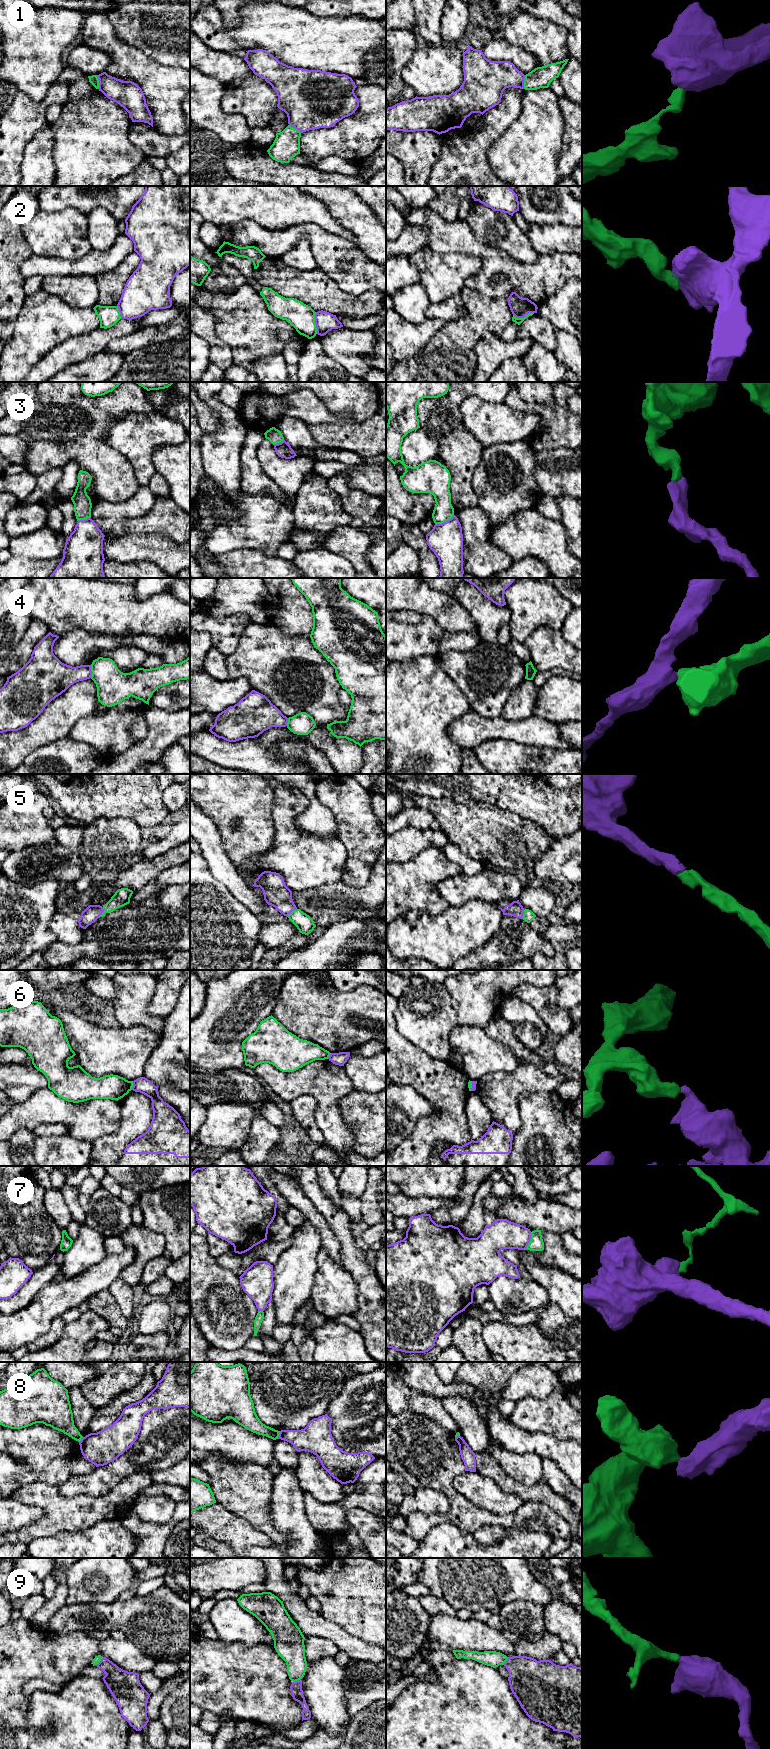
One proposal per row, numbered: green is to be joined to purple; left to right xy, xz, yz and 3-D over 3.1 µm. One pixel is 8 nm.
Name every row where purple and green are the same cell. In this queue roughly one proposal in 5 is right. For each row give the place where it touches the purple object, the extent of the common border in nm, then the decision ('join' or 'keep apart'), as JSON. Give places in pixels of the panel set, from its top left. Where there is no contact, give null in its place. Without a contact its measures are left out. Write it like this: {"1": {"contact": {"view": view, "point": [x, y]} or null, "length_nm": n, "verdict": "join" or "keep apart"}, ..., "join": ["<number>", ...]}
{"1": {"contact": {"view": "xy", "point": [99, 82]}, "length_nm": 110, "verdict": "keep apart"}, "2": {"contact": {"view": "xz", "point": [315, 323]}, "length_nm": 180, "verdict": "keep apart"}, "3": {"contact": {"view": "yz", "point": [444, 522]}, "length_nm": 180, "verdict": "keep apart"}, "4": {"contact": {"view": "xy", "point": [91, 671]}, "length_nm": 100, "verdict": "keep apart"}, "5": {"contact": {"view": "xy", "point": [103, 911]}, "length_nm": 100, "verdict": "join"}, "6": {"contact": {"view": "xy", "point": [133, 1085]}, "length_nm": 70, "verdict": "keep apart"}, "7": {"contact": {"view": "yz", "point": [529, 1241]}, "length_nm": 150, "verdict": "keep apart"}, "8": {"contact": {"view": "xz", "point": [279, 1435]}, "length_nm": 70, "verdict": "keep apart"}, "9": {"contact": {"view": "xy", "point": [100, 1661]}, "length_nm": 90, "verdict": "join"}, "join": ["5", "9"]}

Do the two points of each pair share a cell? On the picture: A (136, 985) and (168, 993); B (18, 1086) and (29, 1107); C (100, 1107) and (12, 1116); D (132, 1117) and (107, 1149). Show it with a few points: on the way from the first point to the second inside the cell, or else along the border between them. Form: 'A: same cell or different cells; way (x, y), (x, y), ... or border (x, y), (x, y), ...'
A: different cells; border (156, 980), (156, 989), (148, 1006), (149, 1013)
B: different cells; border (46, 1087), (37, 1089), (26, 1099), (16, 1103)
C: same cell; way (78, 1112), (34, 1112)
D: same cell; way (131, 1125), (115, 1141)

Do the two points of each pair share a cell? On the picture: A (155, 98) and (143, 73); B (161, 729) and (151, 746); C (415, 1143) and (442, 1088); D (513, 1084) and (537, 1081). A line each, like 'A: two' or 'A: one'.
A: one
B: one
C: one
D: one

